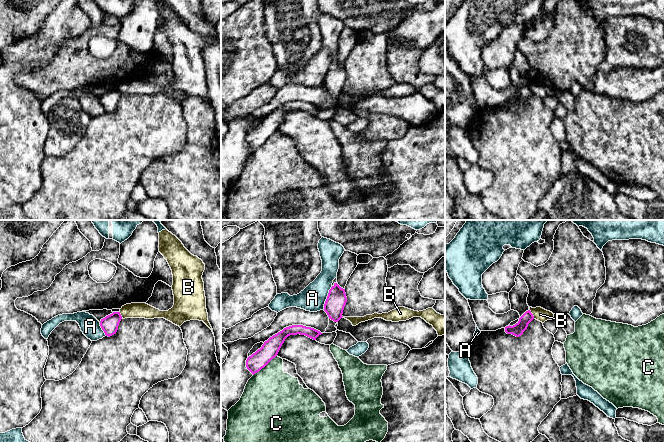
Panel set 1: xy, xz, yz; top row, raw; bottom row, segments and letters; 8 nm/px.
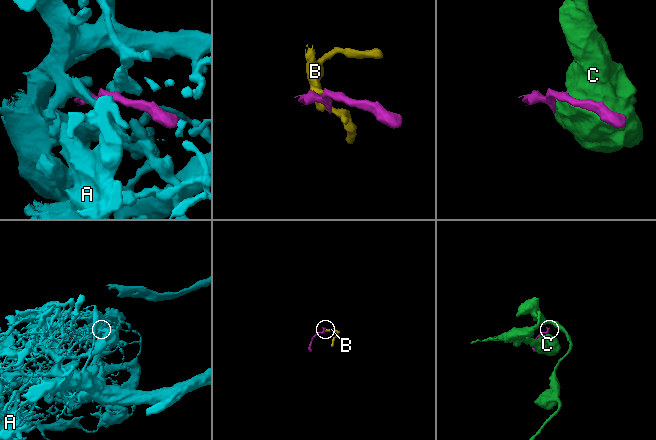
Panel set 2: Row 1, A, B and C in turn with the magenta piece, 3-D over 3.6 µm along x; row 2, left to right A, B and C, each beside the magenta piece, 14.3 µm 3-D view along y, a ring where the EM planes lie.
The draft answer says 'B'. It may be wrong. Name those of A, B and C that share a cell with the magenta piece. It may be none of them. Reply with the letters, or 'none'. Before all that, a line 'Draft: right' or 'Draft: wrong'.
Draft: wrong
none

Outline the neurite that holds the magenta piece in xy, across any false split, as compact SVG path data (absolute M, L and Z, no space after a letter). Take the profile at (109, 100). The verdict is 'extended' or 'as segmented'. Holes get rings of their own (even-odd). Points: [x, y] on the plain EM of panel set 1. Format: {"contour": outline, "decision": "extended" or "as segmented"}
{"contour": "M113 88L112 90L101 95L100 102L106 112L110 113L116 110L121 95L122 92L120 88Z", "decision": "as segmented"}

